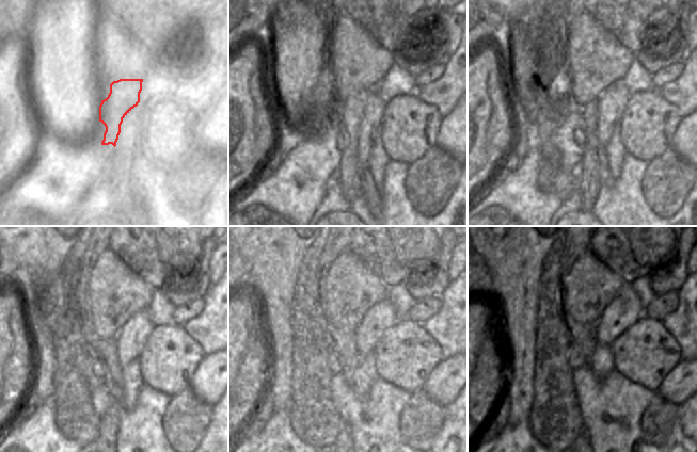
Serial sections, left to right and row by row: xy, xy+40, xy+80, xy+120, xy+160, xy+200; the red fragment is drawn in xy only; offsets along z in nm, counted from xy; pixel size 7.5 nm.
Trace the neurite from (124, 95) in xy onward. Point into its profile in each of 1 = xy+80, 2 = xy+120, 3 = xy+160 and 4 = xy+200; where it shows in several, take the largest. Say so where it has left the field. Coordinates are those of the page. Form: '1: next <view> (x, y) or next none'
1: next xy+80 (588, 188)
2: next xy+120 (106, 441)
3: next xy+160 (344, 442)
4: next xy+200 (582, 442)

